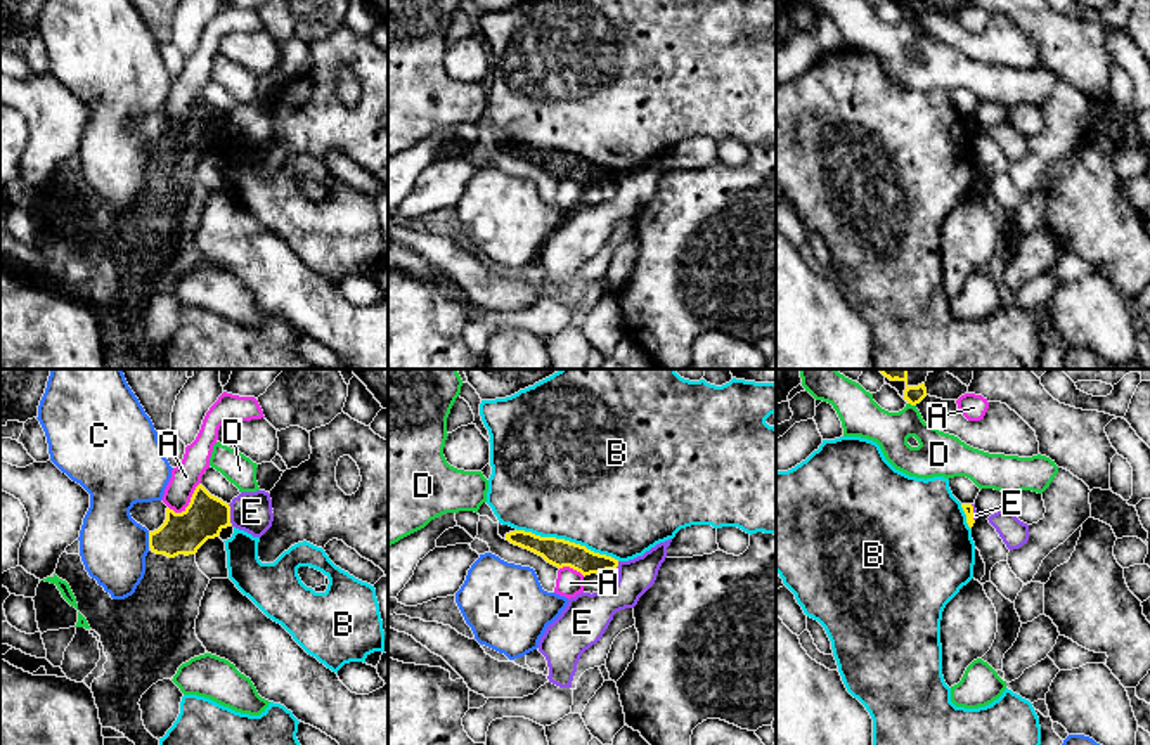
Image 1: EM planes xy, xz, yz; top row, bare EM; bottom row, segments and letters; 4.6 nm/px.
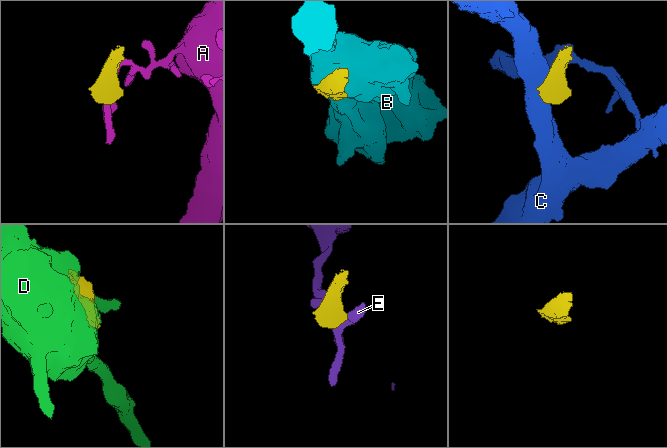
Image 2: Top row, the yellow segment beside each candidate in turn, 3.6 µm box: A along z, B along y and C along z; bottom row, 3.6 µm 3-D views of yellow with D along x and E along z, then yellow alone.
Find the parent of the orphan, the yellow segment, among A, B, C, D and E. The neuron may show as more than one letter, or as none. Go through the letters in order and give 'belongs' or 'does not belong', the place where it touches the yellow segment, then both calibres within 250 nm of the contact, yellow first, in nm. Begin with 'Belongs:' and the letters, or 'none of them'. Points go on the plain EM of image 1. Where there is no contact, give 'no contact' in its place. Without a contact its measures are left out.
Belongs: none of them
A: does not belong | xy (189, 115) | 200/140 nm
B: does not belong | xz (568, 153) | 130/500 nm
C: does not belong | xy (149, 151) | 190/320 nm
D: does not belong | yz (911, 16) | 80/190 nm
E: does not belong | xy (229, 127) | 200/190 nm

